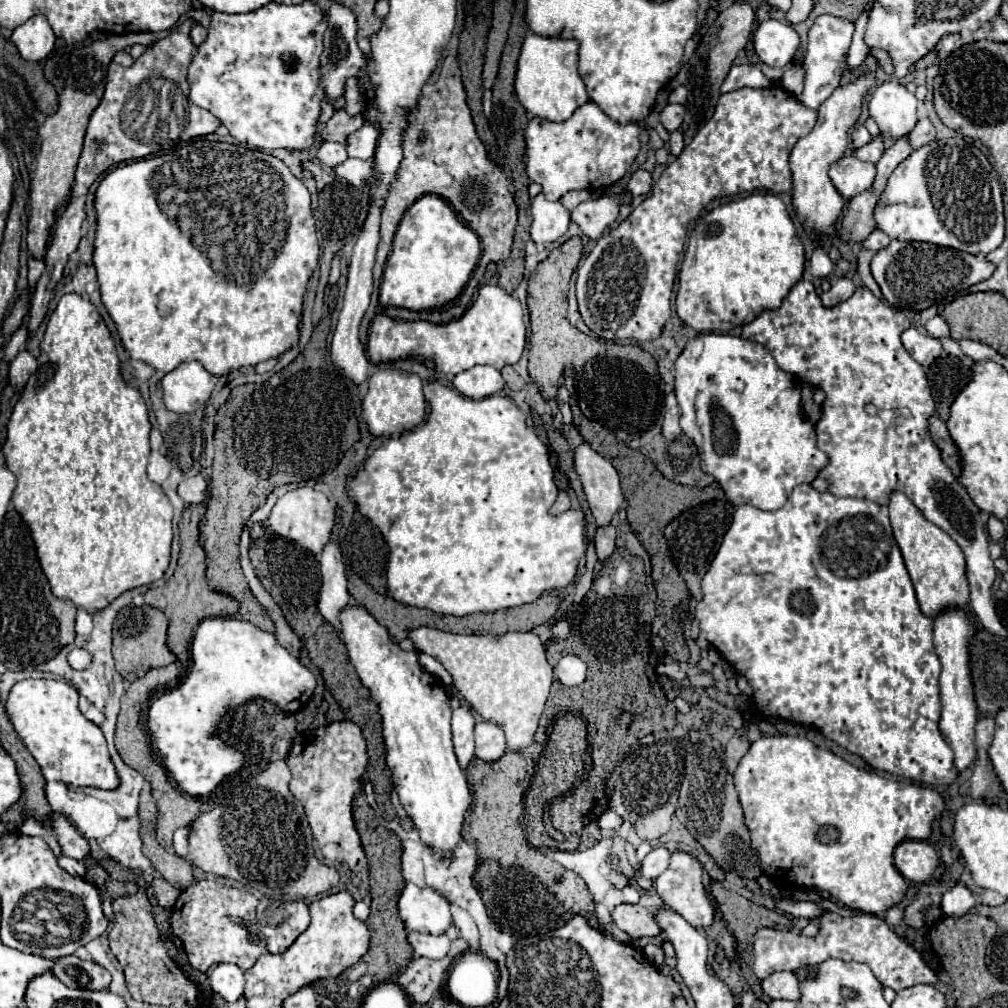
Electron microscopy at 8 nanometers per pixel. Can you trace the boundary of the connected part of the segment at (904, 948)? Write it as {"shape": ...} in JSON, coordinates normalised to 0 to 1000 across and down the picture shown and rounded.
{"shape":[[[829,905],[815,907],[812,913],[812,927],[808,931],[800,931],[788,927],[784,923],[770,923],[770,921],[754,921],[748,927],[748,966],[752,972],[762,970],[768,964],[790,964],[798,958],[812,958],[821,950],[831,952],[845,952],[861,956],[871,970],[871,974],[887,984],[909,976],[929,976],[931,970],[927,962],[919,956],[915,946],[907,942],[899,933],[895,933],[879,913],[867,907],[845,907],[833,909]]]}

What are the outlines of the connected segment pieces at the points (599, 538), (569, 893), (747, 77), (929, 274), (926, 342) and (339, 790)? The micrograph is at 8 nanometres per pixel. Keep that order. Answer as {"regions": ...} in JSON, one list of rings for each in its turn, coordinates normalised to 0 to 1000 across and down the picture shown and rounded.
{"regions":[[[[609,522],[593,524],[589,540],[591,540],[591,552],[593,552],[595,560],[599,560],[607,552],[607,548],[611,546],[611,526],[609,526]]],[[[502,744],[502,748],[492,756],[476,756],[476,752],[470,752],[462,762],[462,770],[468,800],[462,808],[458,829],[462,835],[470,835],[470,841],[476,843],[470,877],[478,887],[486,911],[496,919],[496,923],[510,931],[518,931],[552,923],[569,907],[587,915],[589,893],[583,879],[579,879],[579,873],[534,845],[520,831],[516,812],[520,806],[518,792],[526,778],[526,768],[518,746]]],[[[726,65],[724,73],[720,75],[714,91],[726,91],[734,87],[760,87],[764,85],[764,79],[754,71],[750,65]]],[[[885,238],[877,248],[865,256],[865,274],[871,280],[877,296],[897,308],[919,308],[921,304],[940,302],[950,290],[980,278],[986,272],[986,262],[976,252],[960,252],[946,246],[935,246],[919,240],[891,240]]],[[[903,323],[901,327],[895,329],[895,341],[905,351],[905,355],[909,359],[913,359],[915,363],[925,361],[935,349],[935,341],[931,335],[925,335],[921,331],[913,331],[907,323]]],[[[341,714],[304,726],[290,736],[284,758],[290,766],[288,786],[302,800],[306,817],[321,851],[343,855],[349,865],[357,867],[363,861],[363,849],[349,813],[349,794],[353,786],[359,784],[359,770],[365,758],[363,736],[357,722]]]]}

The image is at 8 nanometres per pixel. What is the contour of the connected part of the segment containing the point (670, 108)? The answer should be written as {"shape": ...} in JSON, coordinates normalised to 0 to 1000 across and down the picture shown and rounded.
{"shape":[[[663,103],[655,111],[655,119],[657,119],[657,123],[663,131],[673,129],[675,123],[677,123],[677,117],[679,117],[679,105],[675,105],[675,103]]]}

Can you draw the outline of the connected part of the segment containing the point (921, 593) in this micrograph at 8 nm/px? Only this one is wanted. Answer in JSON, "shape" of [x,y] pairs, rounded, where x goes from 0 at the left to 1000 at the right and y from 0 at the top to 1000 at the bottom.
{"shape":[[[887,486],[883,490],[883,520],[889,534],[889,540],[895,548],[897,560],[905,573],[911,599],[919,611],[929,611],[933,605],[950,601],[960,603],[960,575],[958,575],[958,562],[956,550],[952,542],[929,520],[917,514],[917,510],[901,496],[899,490]]]}

